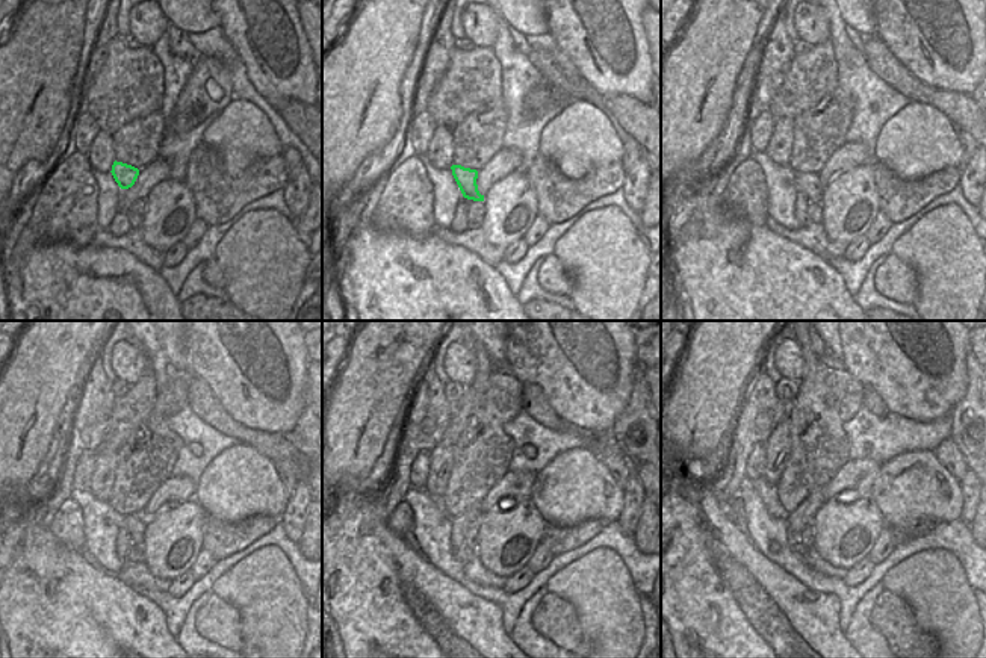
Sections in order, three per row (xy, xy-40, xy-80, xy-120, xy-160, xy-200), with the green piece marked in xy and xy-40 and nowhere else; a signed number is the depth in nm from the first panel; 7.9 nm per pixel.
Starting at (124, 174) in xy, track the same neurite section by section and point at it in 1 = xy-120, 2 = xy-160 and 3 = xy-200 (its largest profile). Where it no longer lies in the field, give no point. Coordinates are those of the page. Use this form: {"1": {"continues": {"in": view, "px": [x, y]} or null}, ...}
{"1": {"continues": {"in": "xy-120", "px": [135, 524]}}, "2": {"continues": {"in": "xy-160", "px": [471, 536]}}, "3": {"continues": {"in": "xy-200", "px": [808, 536]}}}

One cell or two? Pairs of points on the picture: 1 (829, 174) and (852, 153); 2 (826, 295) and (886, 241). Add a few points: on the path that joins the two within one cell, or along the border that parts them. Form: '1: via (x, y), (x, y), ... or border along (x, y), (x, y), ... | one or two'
1: via (835, 168), (846, 158) | one
2: border along (821, 257), (841, 276), (852, 297) | two

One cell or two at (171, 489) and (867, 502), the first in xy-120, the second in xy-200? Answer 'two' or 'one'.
two

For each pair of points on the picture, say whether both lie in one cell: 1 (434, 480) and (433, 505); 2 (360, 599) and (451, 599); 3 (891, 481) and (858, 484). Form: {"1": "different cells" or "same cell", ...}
{"1": "different cells", "2": "same cell", "3": "different cells"}

